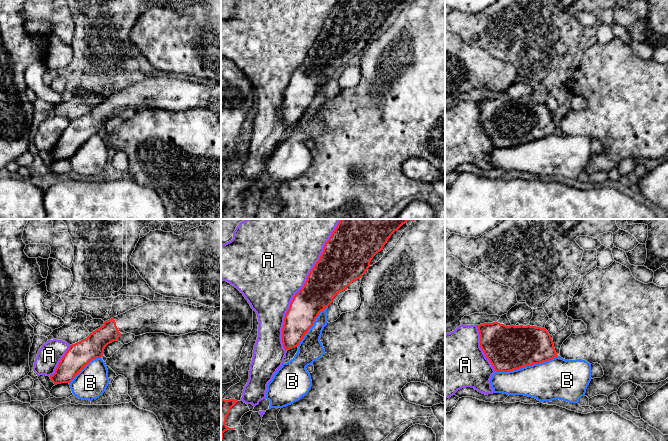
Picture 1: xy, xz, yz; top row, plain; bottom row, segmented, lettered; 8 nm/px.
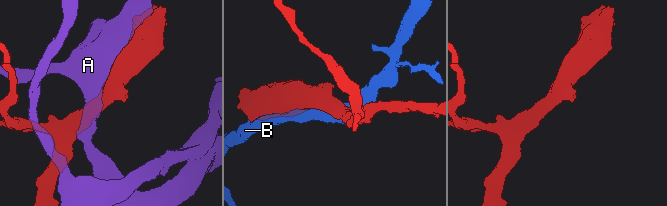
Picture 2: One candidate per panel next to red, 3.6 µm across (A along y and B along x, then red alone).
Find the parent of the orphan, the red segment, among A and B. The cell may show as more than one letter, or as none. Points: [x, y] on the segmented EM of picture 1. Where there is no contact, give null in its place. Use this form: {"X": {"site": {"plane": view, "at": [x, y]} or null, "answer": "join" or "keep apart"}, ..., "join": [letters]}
{"A": {"site": {"plane": "xz", "at": [304, 285]}, "answer": "keep apart"}, "B": {"site": {"plane": "yz", "at": [526, 365]}, "answer": "keep apart"}, "join": []}

